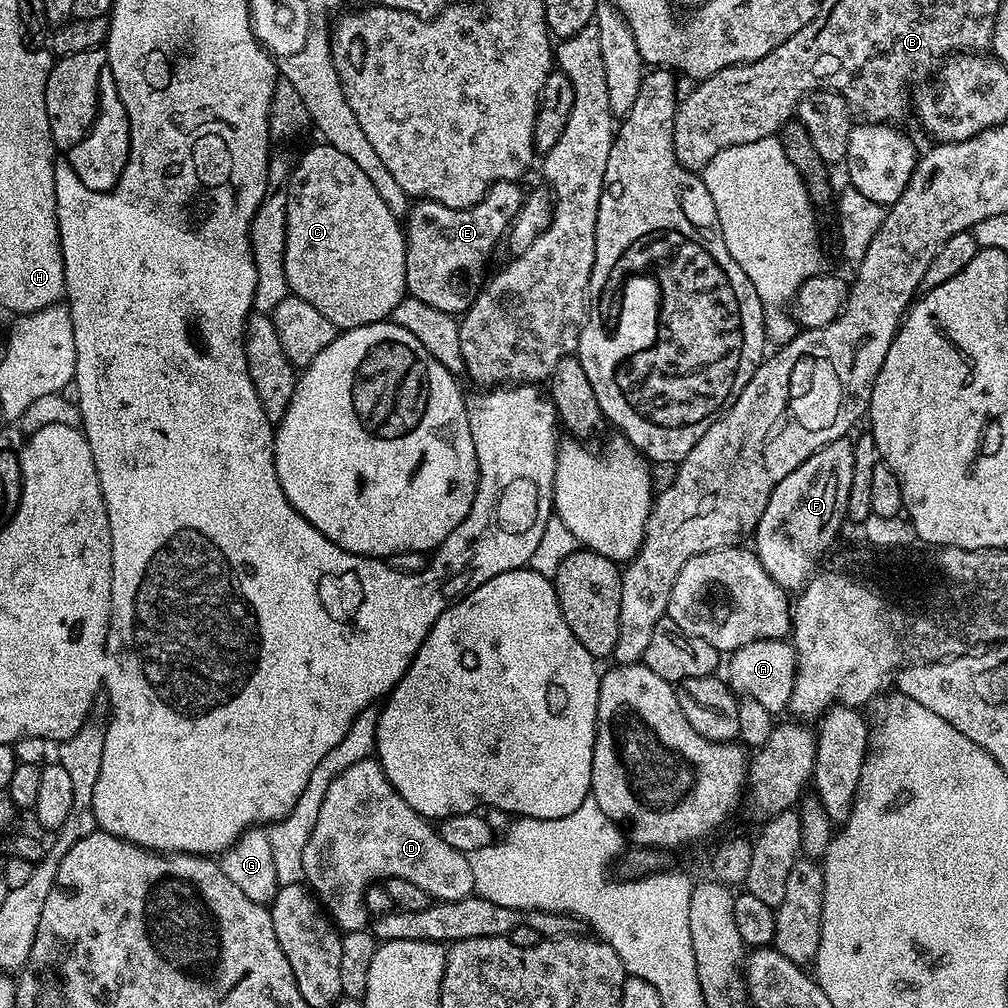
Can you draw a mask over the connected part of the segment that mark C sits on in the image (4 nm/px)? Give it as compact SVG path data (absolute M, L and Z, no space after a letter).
M317 142L309 152L304 152L297 162L296 168L291 169L290 179L287 181L288 201L286 202L286 250L284 251L284 269L286 270L286 282L290 289L291 295L302 298L306 302L310 302L310 306L314 306L314 310L318 310L321 314L330 318L330 322L334 322L337 330L345 328L357 328L358 326L366 326L367 324L377 324L379 320L388 320L392 311L398 306L401 299L406 296L406 246L404 245L405 229L402 227L401 221L392 212L386 202L382 202L381 195L374 190L373 183L359 170L341 151L336 150L334 146Z

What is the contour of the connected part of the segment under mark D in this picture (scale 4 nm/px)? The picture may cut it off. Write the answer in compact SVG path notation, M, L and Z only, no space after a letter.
M372 758L354 762L330 782L322 798L313 832L302 851L302 870L307 887L318 897L323 911L330 914L341 933L361 931L369 923L364 890L370 884L390 878L406 878L406 882L422 886L422 890L426 890L429 898L436 902L461 900L474 892L471 859L465 853L454 850L454 846L446 846L439 831L425 817L419 816L406 802L406 798L402 798L402 794L394 790L380 763Z

